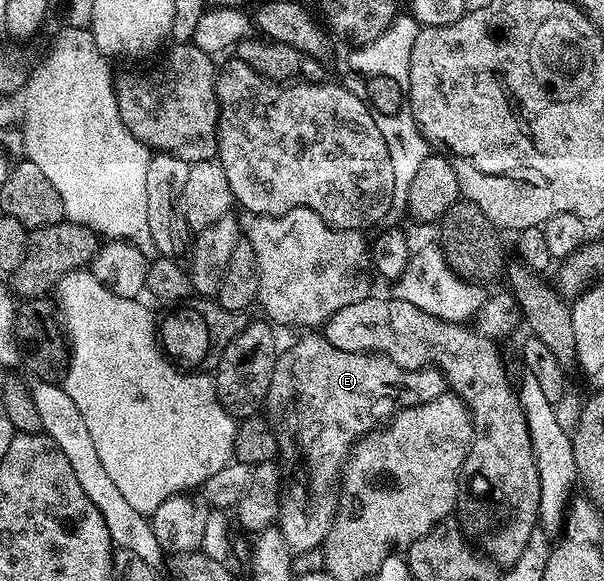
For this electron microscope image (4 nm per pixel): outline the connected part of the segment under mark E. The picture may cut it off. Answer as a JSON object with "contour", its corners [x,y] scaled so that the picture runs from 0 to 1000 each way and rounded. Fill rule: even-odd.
{"contour":[[[538,575],[502,577],[507,578],[490,585],[475,604],[472,599],[462,609],[450,635],[450,656],[444,663],[437,695],[439,706],[447,706],[445,719],[459,730],[464,742],[467,733],[465,747],[474,747],[482,766],[500,781],[507,811],[513,816],[513,845],[520,850],[513,866],[493,852],[483,854],[480,861],[475,857],[457,895],[460,916],[470,924],[483,952],[520,948],[525,941],[528,947],[538,936],[560,878],[560,847],[555,840],[561,836],[566,806],[589,764],[604,756],[614,742],[631,737],[651,721],[661,707],[687,701],[702,690],[715,690],[740,671],[738,649],[722,632],[690,632],[677,639],[651,625],[639,611],[556,601],[556,594],[541,587]]]}

